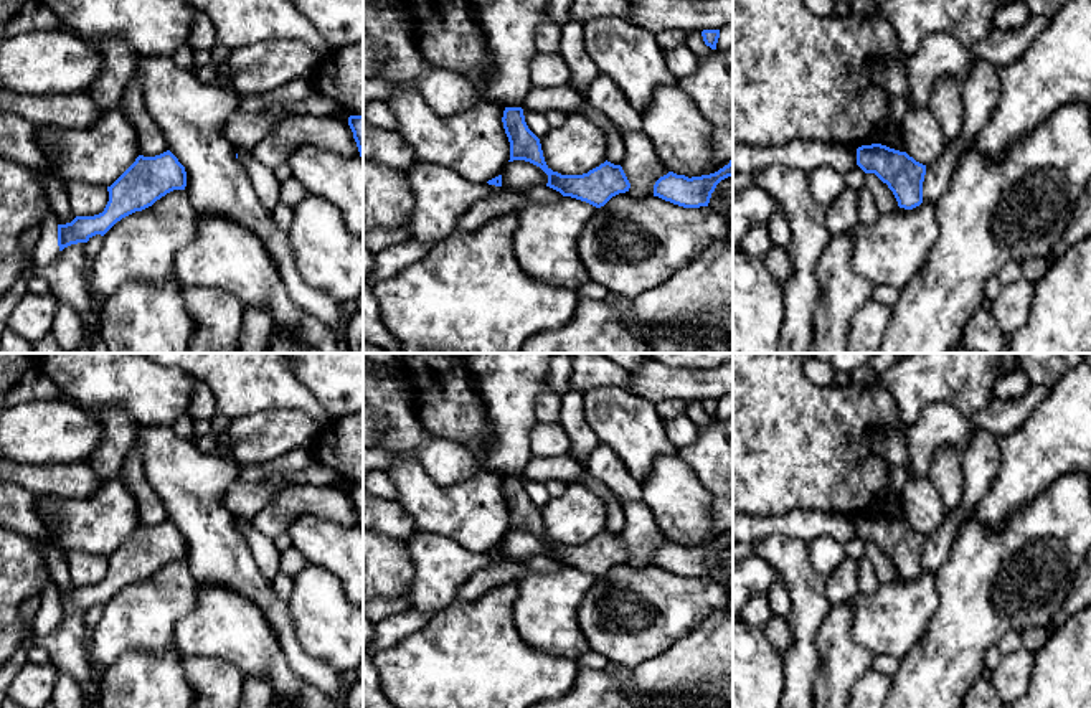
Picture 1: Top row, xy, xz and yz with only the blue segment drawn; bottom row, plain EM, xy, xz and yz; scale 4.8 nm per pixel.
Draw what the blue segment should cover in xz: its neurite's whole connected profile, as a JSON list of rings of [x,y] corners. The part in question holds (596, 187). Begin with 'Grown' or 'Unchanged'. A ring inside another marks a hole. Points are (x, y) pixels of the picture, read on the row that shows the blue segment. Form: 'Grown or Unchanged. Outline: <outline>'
Unchanged. Outline: [[[505,107],[503,129],[510,142],[510,160],[525,160],[540,167],[548,175],[546,186],[586,201],[596,208],[604,206],[612,196],[626,193],[631,183],[621,165],[604,162],[583,175],[561,175],[553,172],[543,157],[540,139],[528,129],[522,107]]]

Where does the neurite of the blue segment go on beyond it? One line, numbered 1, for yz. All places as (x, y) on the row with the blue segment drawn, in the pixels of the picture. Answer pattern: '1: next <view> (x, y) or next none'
1: next none

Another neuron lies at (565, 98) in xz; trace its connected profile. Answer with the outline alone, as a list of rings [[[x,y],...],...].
[[[566,84],[550,89],[531,87],[520,107],[523,111],[536,111],[543,114],[553,109],[576,114],[584,102],[584,94]]]

